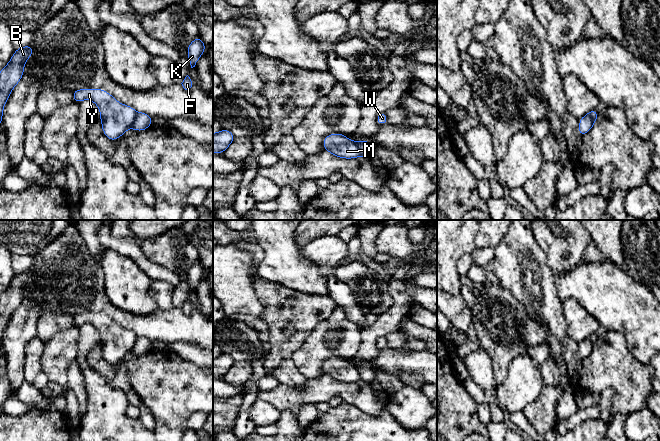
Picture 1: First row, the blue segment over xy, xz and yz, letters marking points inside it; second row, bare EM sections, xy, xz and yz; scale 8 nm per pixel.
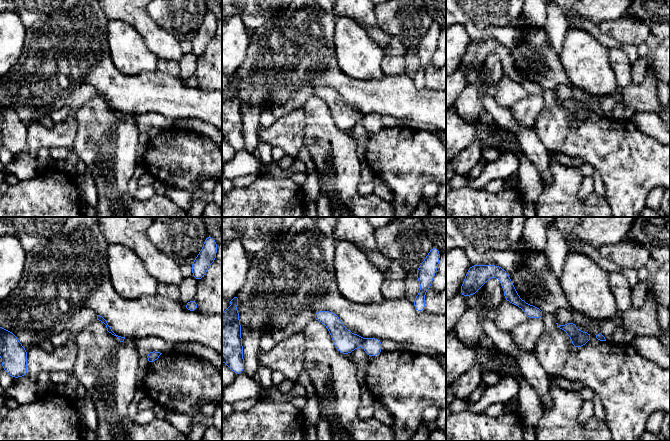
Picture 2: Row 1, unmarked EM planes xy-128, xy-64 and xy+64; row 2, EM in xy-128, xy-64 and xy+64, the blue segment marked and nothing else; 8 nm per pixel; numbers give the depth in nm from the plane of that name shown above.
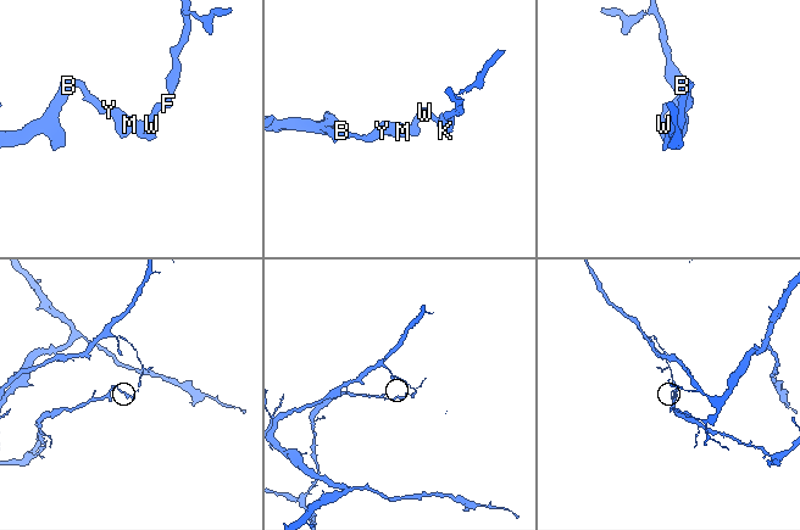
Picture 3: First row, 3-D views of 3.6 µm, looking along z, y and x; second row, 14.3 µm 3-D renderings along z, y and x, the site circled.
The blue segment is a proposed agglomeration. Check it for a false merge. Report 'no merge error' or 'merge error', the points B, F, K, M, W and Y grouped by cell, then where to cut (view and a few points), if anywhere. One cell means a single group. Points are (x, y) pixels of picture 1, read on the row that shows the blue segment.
merge error; groups B M Y / F K W; cut xy (137, 113), (130, 126)

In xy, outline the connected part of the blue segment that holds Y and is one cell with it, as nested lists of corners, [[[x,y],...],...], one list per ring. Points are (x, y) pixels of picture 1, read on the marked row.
[[[78,89],[72,93],[74,102],[79,103],[89,99],[98,106],[103,133],[109,140],[117,140],[132,126],[137,114],[136,110],[121,104],[105,90]]]

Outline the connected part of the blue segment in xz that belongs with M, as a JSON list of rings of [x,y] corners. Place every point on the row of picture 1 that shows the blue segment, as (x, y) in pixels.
[[[333,133],[323,139],[324,150],[338,158],[352,159],[361,156],[355,141],[340,133]]]

